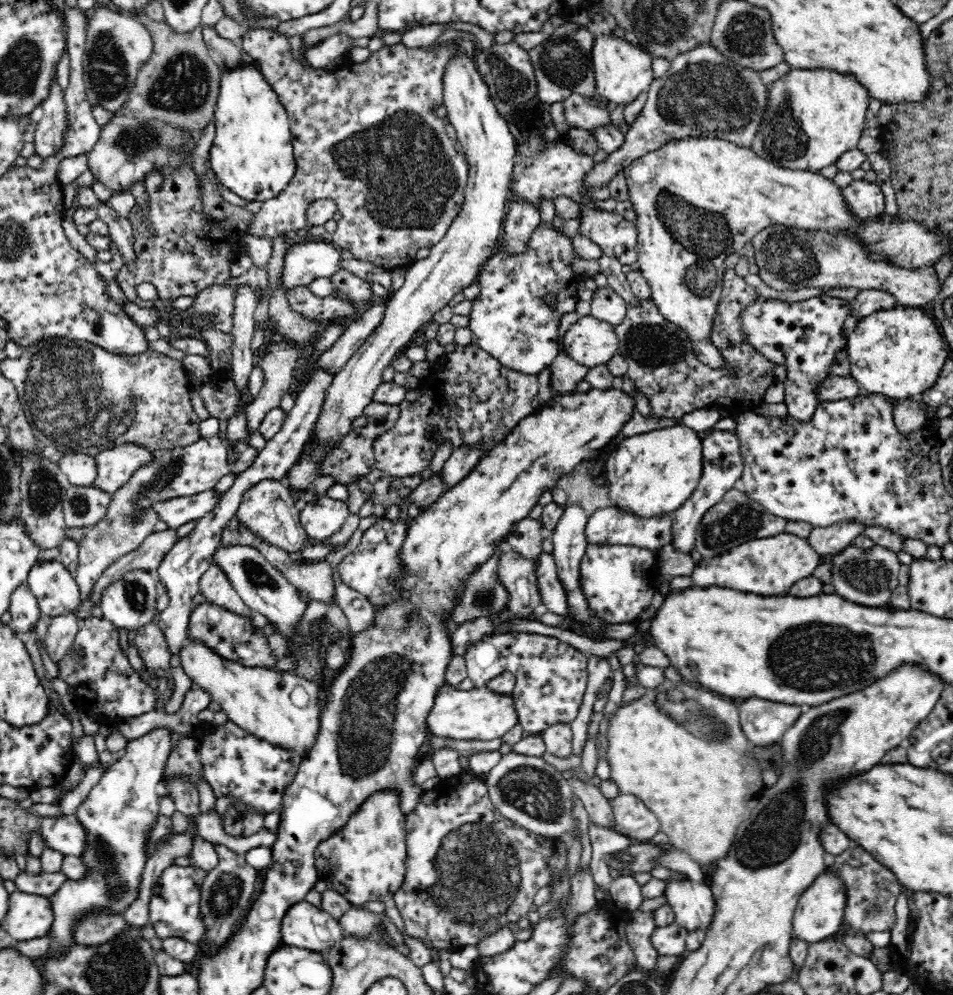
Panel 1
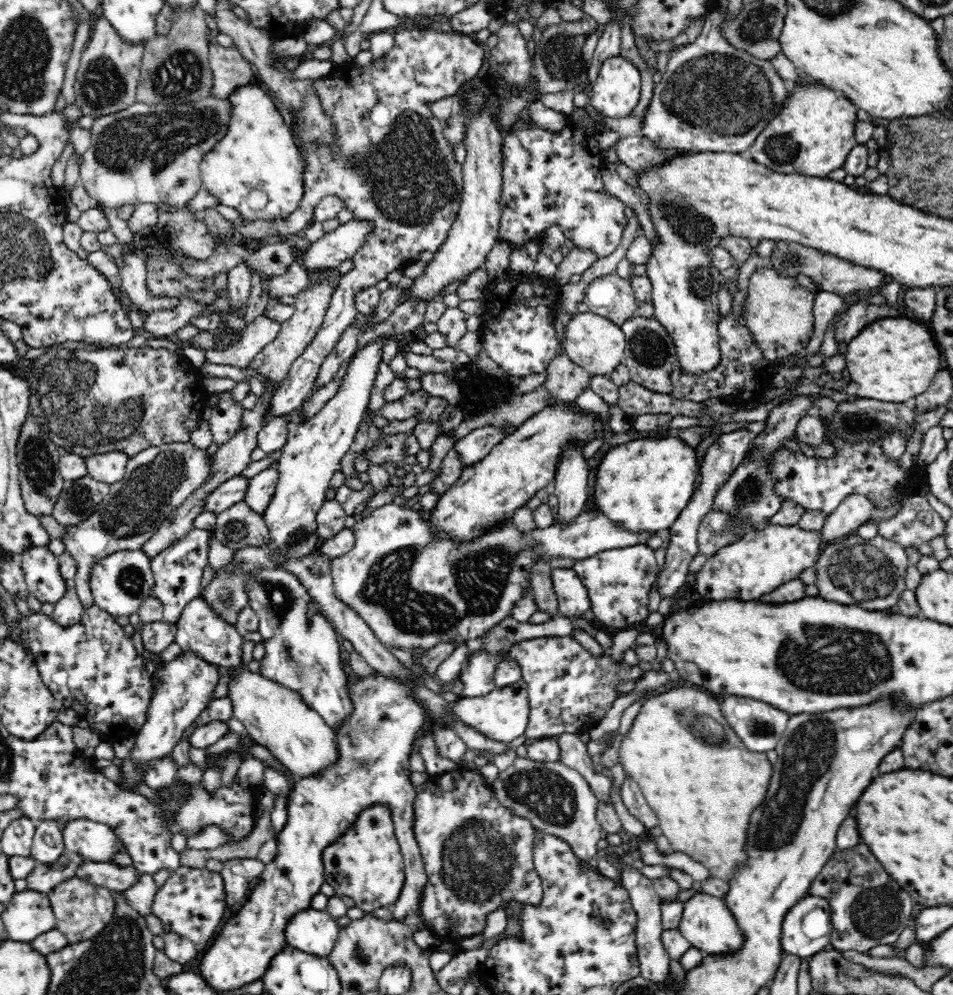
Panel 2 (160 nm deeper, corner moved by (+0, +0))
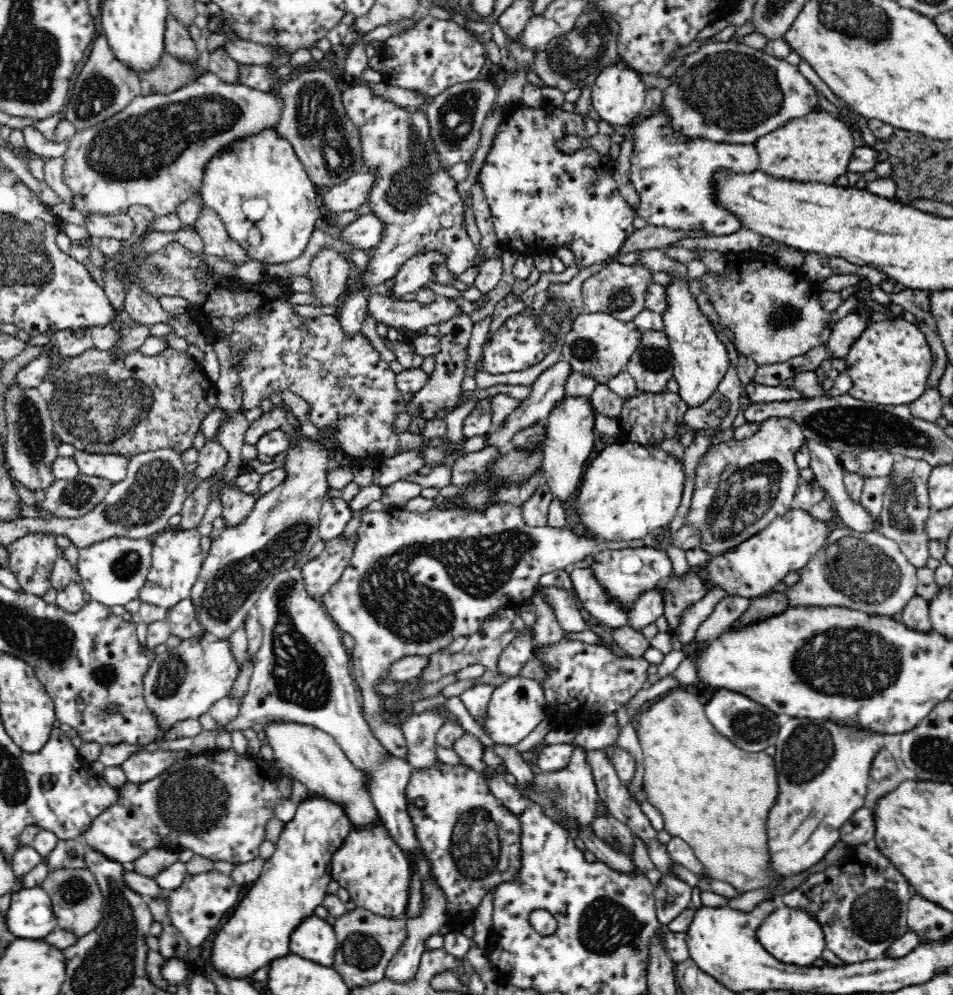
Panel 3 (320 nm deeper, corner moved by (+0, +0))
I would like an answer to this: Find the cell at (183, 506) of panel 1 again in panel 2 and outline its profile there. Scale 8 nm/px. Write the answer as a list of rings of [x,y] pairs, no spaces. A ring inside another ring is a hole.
[[[242,474],[230,477],[230,480],[226,480],[226,482],[220,484],[206,498],[206,508],[204,508],[204,511],[208,510],[208,512],[219,513],[241,502],[246,498],[249,484],[250,478],[246,478]]]

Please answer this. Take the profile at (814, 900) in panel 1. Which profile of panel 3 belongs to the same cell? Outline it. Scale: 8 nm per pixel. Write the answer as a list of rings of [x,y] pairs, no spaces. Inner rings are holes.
[[[781,905],[758,926],[757,938],[775,960],[789,966],[813,967],[825,950],[825,937],[816,919],[806,911]]]

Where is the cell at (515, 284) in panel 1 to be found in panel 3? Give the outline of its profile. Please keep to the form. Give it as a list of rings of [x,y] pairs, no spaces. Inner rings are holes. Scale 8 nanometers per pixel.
[[[519,314],[509,317],[494,333],[490,342],[483,346],[483,370],[490,374],[518,372],[531,367],[550,353],[550,339],[536,327],[534,317],[530,314]]]

